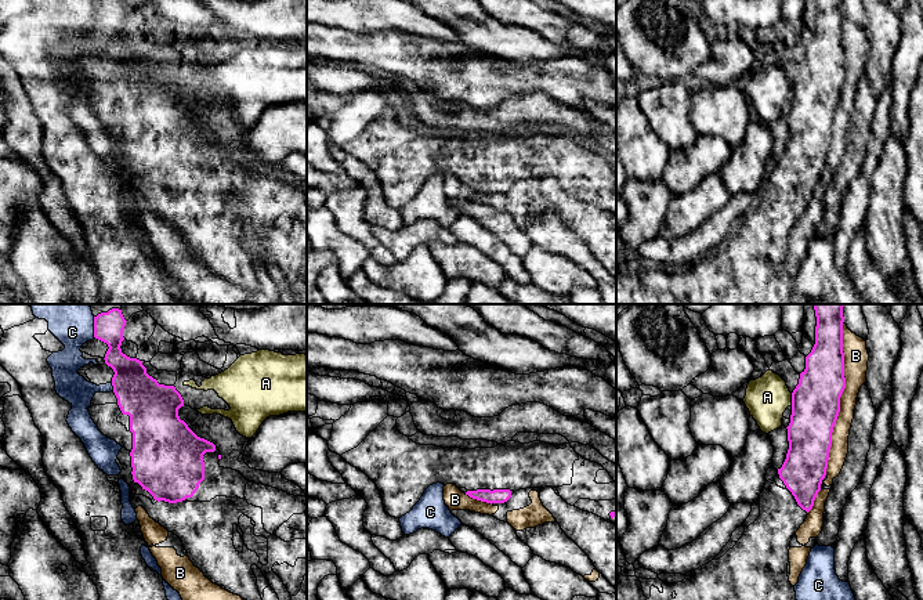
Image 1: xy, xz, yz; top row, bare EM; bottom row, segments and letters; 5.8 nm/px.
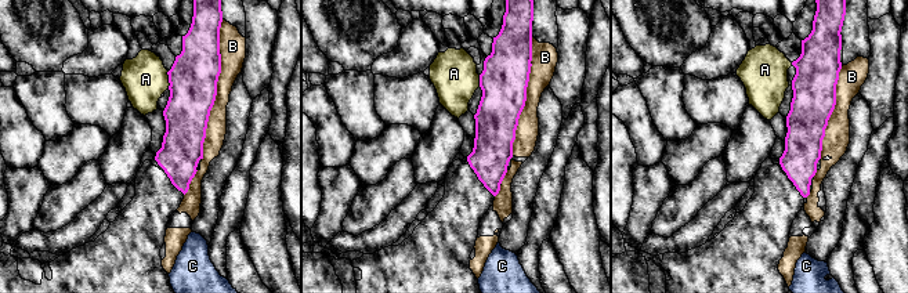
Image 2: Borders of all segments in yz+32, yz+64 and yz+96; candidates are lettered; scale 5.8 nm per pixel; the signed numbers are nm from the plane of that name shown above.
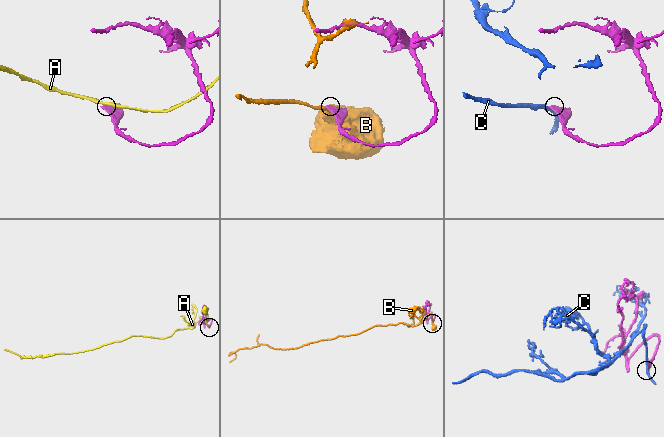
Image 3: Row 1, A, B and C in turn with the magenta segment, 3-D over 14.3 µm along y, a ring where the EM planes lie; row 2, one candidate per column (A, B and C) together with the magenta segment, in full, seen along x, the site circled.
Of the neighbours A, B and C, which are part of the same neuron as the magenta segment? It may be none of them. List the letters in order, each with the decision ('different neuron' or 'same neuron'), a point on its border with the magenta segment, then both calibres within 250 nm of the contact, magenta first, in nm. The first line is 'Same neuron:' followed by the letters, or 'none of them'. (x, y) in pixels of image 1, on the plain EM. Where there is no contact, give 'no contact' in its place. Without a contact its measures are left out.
Same neuron: none of them
A: different neuron; meets magenta in yz at (792, 89); 280 nm thick on the magenta side, 260 nm on the other
B: different neuron; meets magenta in yz at (839, 89); 280 nm thick on the magenta side, 140 nm on the other
C: different neuron; meets magenta in xy at (94, 17); 180 nm thick on the magenta side, 220 nm on the other

